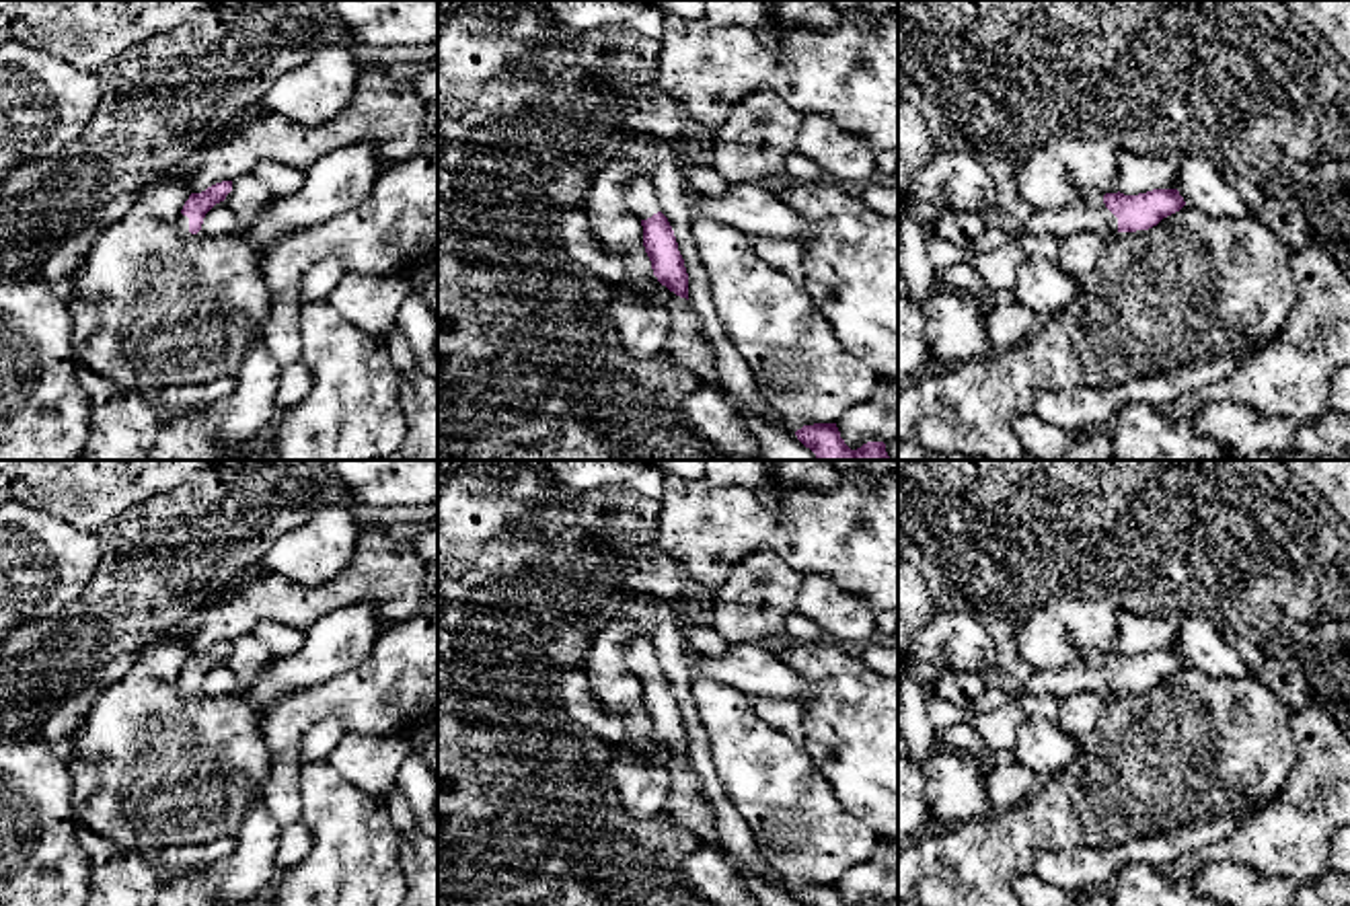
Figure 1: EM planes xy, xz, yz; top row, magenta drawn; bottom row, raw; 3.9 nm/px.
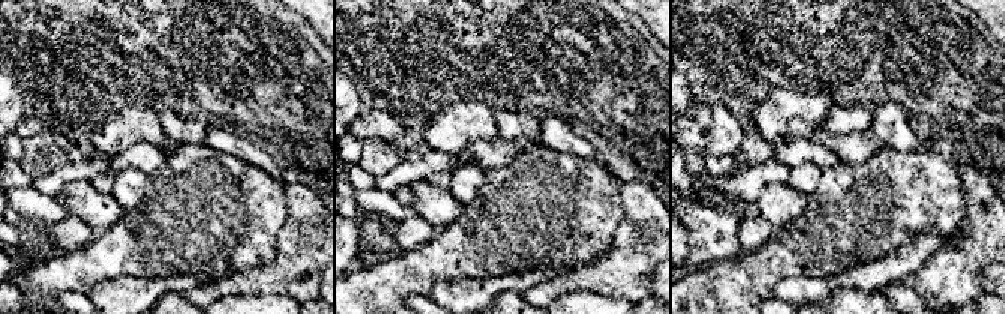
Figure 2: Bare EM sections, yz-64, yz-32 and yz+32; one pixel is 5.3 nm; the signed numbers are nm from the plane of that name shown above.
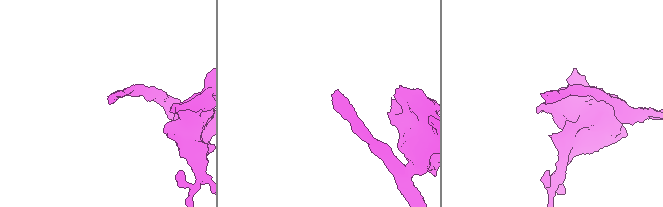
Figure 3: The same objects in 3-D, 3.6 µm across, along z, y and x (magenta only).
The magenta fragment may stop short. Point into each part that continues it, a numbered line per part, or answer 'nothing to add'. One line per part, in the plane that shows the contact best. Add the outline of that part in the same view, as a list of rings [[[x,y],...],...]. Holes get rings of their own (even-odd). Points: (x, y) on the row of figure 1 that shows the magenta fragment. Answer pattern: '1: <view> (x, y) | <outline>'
1: yz (1096, 200) | [[[1091,193],[1089,197],[1087,197],[1087,203],[1091,205],[1091,207],[1097,207],[1097,210],[1101,210],[1105,216],[1108,216],[1108,220],[1110,220],[1110,230],[1112,232],[1118,232],[1118,218],[1105,207],[1105,203],[1103,203],[1103,193]]]

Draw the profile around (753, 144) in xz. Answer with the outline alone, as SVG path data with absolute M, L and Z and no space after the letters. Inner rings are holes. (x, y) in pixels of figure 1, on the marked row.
M758 88L738 101L715 129L715 171L727 183L787 183L785 160L795 152L803 115L773 90Z

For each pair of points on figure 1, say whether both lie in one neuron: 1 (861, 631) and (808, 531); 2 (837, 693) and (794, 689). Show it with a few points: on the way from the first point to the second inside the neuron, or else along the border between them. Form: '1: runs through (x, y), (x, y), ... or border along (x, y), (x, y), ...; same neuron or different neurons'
1: border along (804, 576), (831, 578), (876, 613); different neurons
2: border along (775, 656), (804, 681), (808, 695), (802, 701); different neurons

